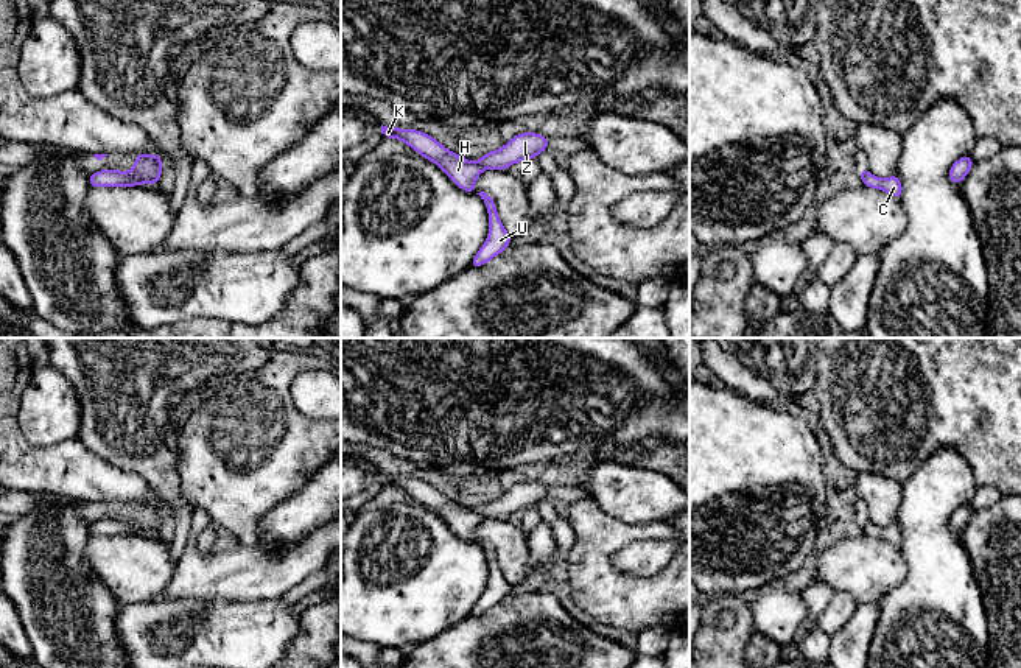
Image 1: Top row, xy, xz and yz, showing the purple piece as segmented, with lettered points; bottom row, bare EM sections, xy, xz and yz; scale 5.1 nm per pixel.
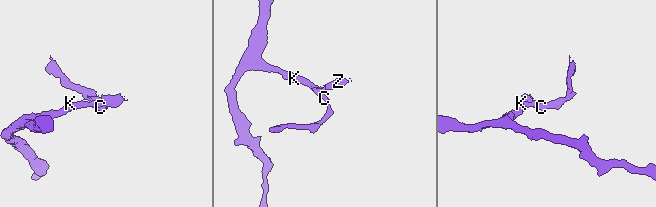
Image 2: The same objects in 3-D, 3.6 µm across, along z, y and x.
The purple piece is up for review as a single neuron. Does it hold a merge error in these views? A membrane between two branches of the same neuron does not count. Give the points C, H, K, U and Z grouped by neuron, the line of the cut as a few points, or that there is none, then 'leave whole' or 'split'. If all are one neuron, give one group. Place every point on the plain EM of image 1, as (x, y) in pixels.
C H K U / Z | xy (128, 522), (142, 531) | split

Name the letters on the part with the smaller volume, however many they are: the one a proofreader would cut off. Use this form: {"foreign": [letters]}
{"foreign": ["Z"]}

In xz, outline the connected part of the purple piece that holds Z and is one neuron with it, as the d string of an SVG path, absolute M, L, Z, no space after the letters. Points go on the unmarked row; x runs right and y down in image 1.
M521 481L510 487L496 500L486 501L479 506L478 514L493 519L507 519L515 511L535 508L548 498L549 487L537 481Z

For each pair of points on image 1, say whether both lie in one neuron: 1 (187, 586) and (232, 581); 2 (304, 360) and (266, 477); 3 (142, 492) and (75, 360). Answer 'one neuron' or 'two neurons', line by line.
1: one neuron
2: one neuron
3: two neurons

